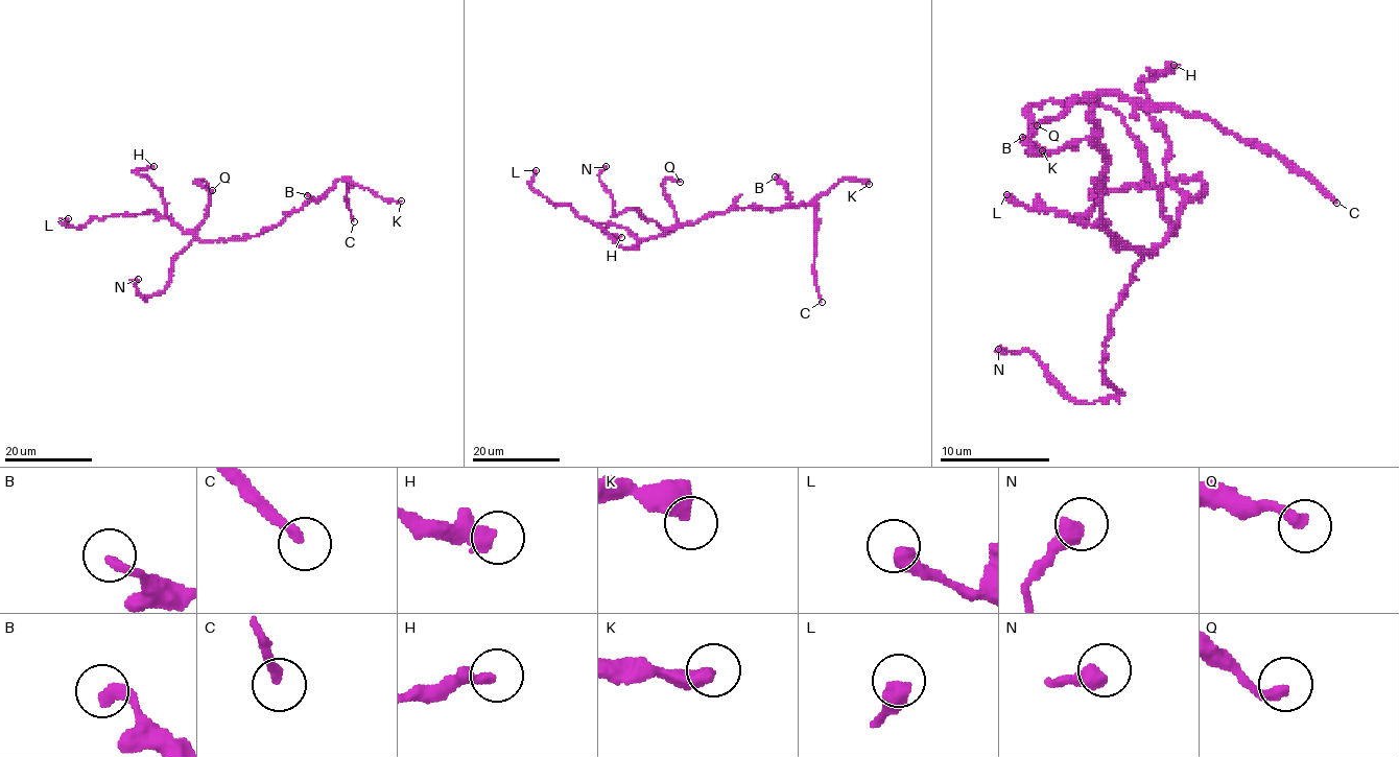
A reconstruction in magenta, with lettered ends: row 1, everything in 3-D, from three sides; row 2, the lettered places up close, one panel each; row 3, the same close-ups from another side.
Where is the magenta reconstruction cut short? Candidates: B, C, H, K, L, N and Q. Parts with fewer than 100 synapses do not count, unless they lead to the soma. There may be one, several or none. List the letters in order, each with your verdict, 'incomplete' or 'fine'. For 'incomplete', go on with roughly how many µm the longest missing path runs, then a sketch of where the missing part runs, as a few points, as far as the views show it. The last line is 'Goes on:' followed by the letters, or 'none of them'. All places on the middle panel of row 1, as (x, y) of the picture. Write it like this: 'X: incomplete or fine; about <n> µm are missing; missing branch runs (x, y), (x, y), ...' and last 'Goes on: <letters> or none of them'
B: fine
C: incomplete; about 250 µm are missing
H: fine
K: fine
L: fine
N: fine
Q: fine
Goes on: C

